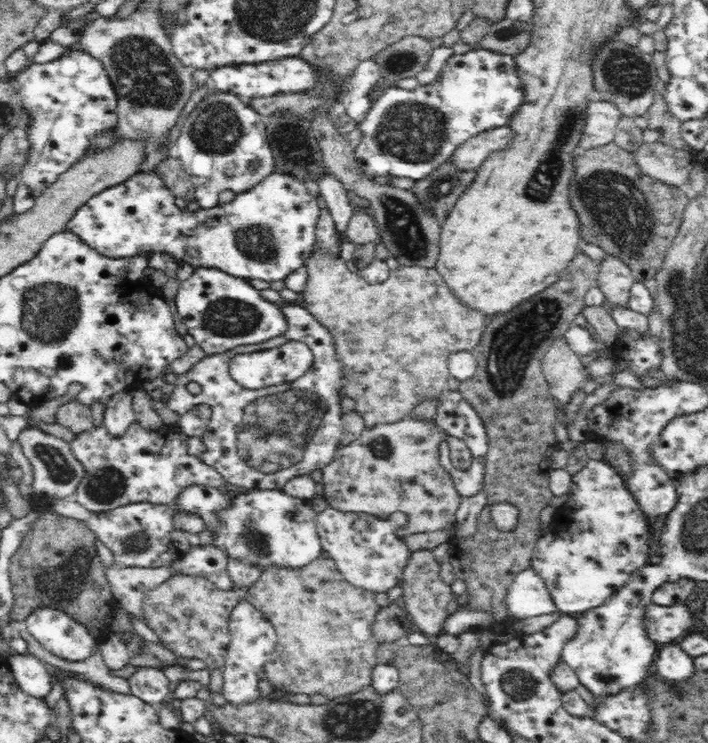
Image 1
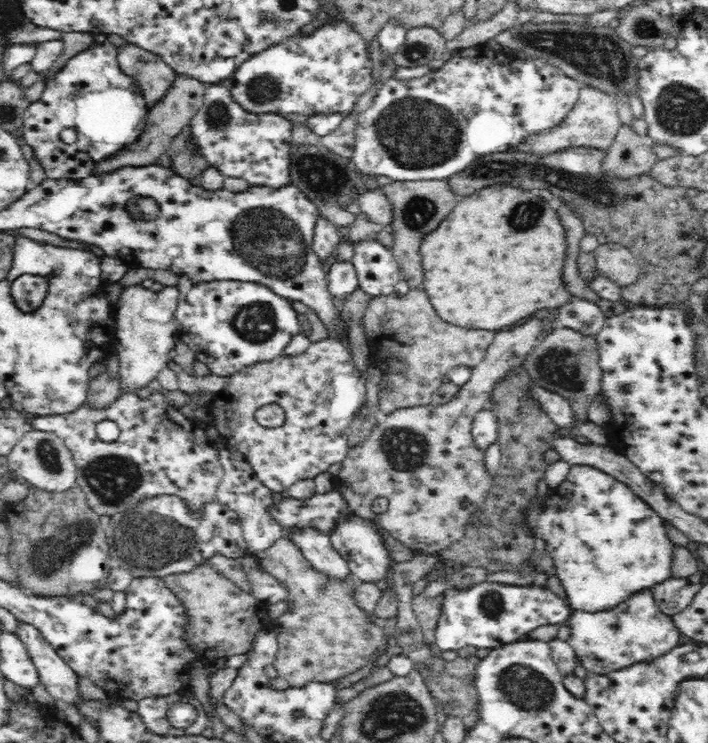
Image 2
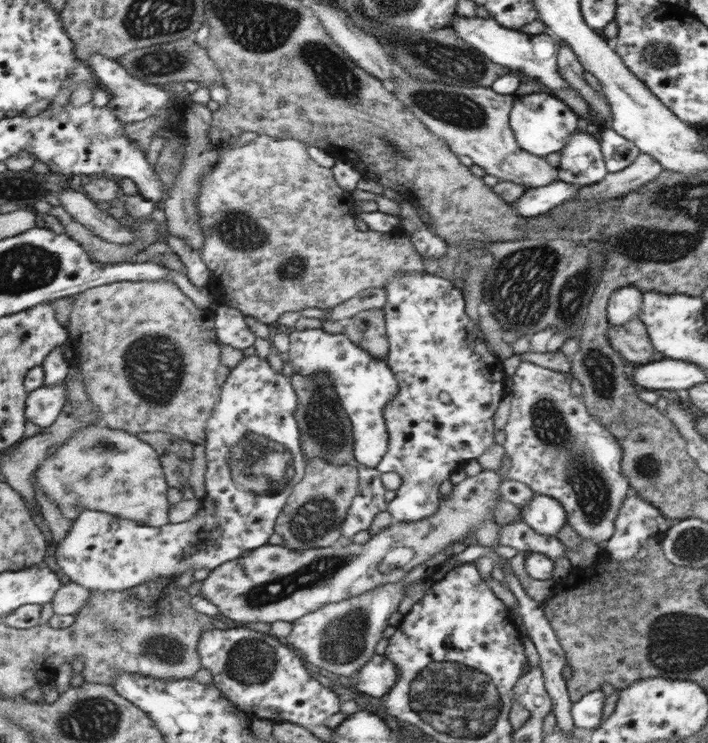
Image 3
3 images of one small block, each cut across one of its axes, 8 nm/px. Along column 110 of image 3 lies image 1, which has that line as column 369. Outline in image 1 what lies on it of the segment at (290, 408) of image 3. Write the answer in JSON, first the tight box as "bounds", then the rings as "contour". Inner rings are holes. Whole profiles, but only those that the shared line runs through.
{"bounds":[316,506,411,593],"contour":[[[332,506],[316,513],[316,520],[323,551],[335,562],[337,569],[347,582],[373,593],[385,592],[399,586],[400,580],[405,576],[405,565],[410,559],[411,553],[402,539],[395,536],[395,521],[385,521],[366,512],[342,512]]]}

